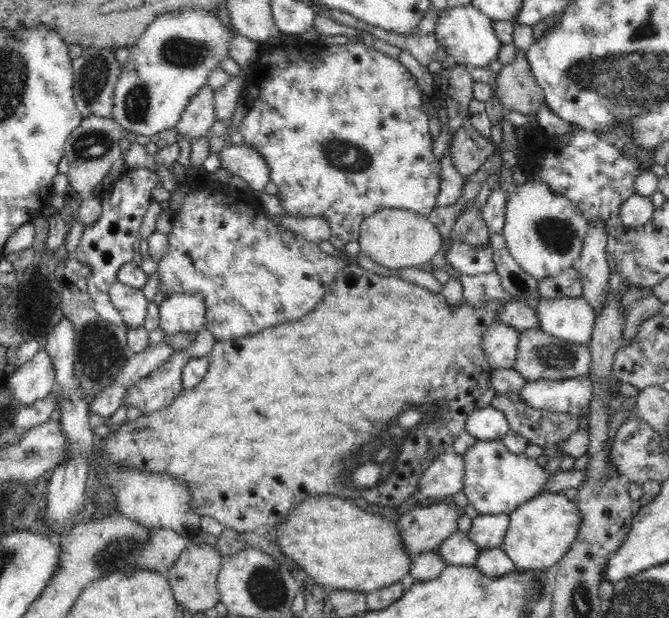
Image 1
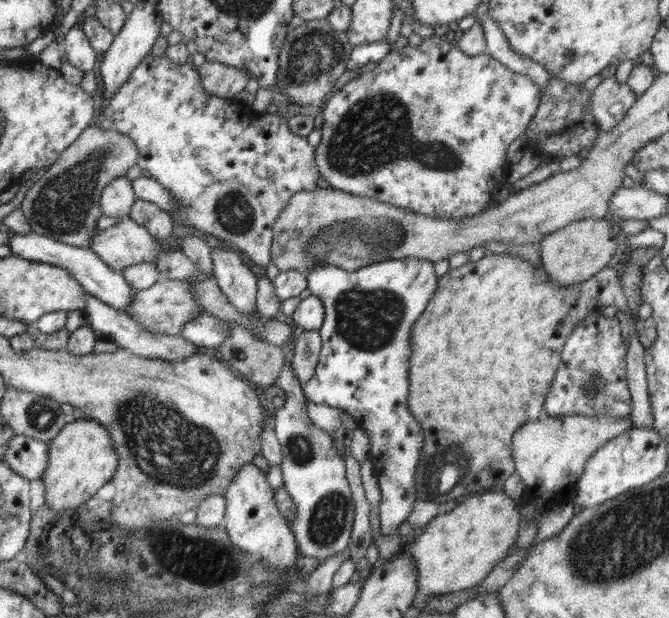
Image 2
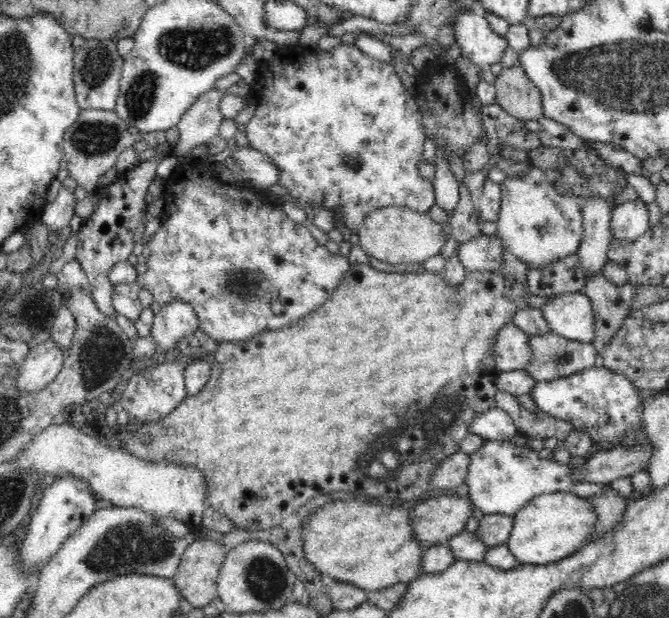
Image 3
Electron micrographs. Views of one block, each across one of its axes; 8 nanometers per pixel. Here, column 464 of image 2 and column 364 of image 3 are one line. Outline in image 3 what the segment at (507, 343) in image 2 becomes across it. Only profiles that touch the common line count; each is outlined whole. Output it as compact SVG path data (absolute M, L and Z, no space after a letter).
M368 263L351 264L330 298L313 313L290 326L266 330L248 340L220 343L211 359L211 378L201 394L198 394L198 397L187 396L166 418L137 424L136 430L128 432L124 449L146 461L174 462L202 471L206 479L209 508L226 515L230 521L234 521L236 527L248 530L272 528L308 500L330 492L342 492L354 499L370 500L385 506L418 502L418 498L421 499L430 489L432 474L438 464L461 450L464 438L471 434L472 420L486 413L489 408L496 407L495 397L499 390L495 381L499 374L492 356L494 342L498 332L506 324L512 323L514 314L529 307L528 291L524 288L526 285L522 281L506 277L502 271L466 271L464 280L456 286L446 281L444 271L434 274L423 268L420 271L404 273L383 272Z

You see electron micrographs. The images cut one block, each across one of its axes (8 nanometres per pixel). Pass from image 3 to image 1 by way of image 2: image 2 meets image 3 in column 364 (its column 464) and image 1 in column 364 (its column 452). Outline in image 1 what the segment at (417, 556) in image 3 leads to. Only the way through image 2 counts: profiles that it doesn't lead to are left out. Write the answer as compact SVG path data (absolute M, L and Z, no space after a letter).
M321 495L319 498L307 499L301 506L295 507L291 513L286 516L286 520L276 527L276 534L274 534L274 537L276 537L278 545L280 545L280 549L284 551L284 555L300 564L300 566L302 566L314 580L318 581L318 584L326 588L326 590L338 589L371 593L375 590L393 585L394 583L400 583L401 580L404 580L404 578L410 574L412 558L410 558L410 555L408 555L406 549L404 549L404 543L402 543L402 539L400 539L398 525L396 524L396 520L392 520L392 518L389 520L384 514L373 511L373 509L364 510L364 508L360 508L360 506L357 506L352 500L340 499L332 495Z

